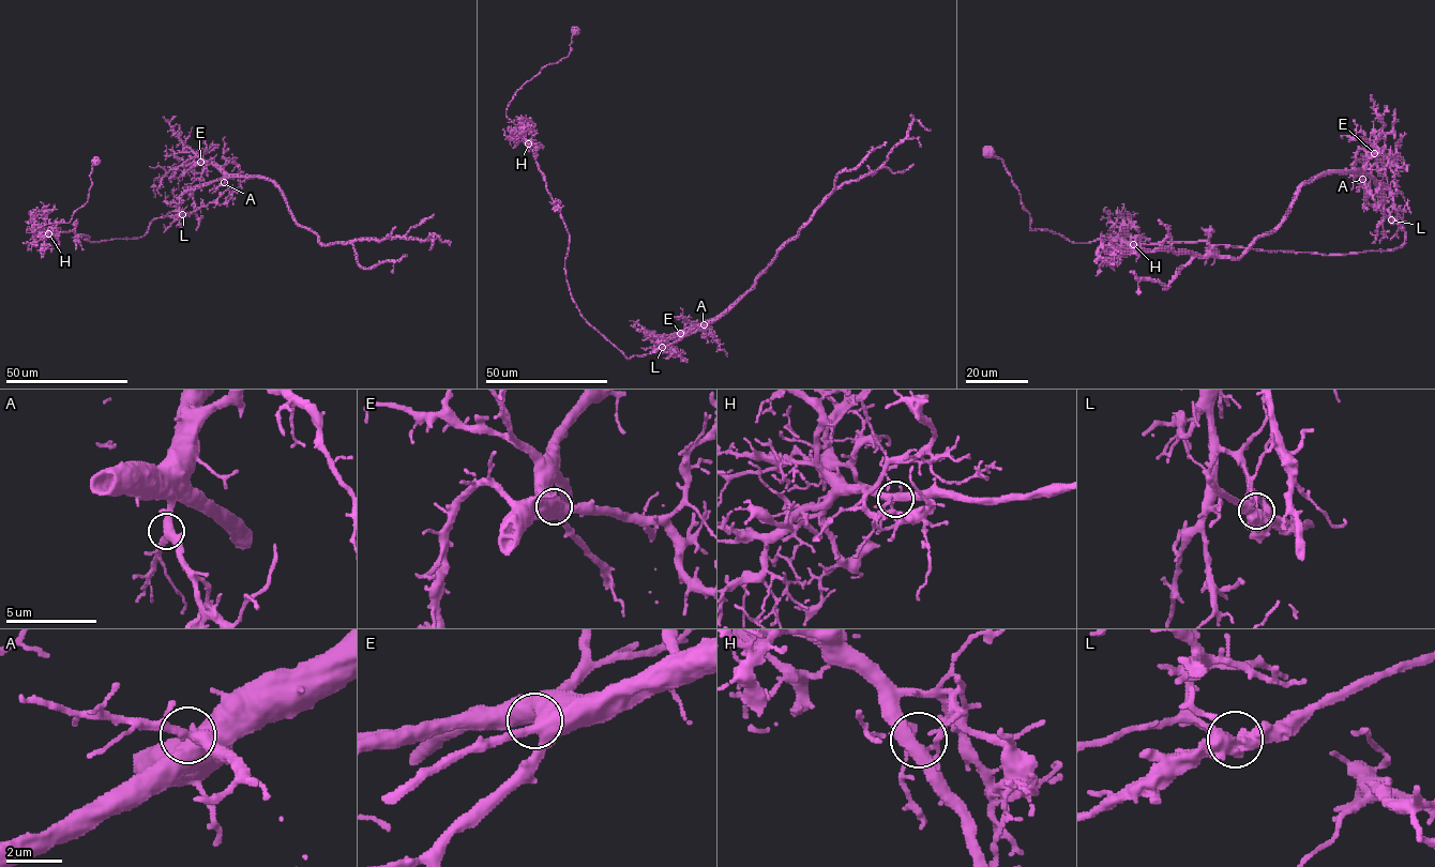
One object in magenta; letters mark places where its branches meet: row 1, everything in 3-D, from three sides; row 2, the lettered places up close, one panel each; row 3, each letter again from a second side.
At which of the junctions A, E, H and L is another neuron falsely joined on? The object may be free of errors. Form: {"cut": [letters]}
{"cut": ["L"]}

